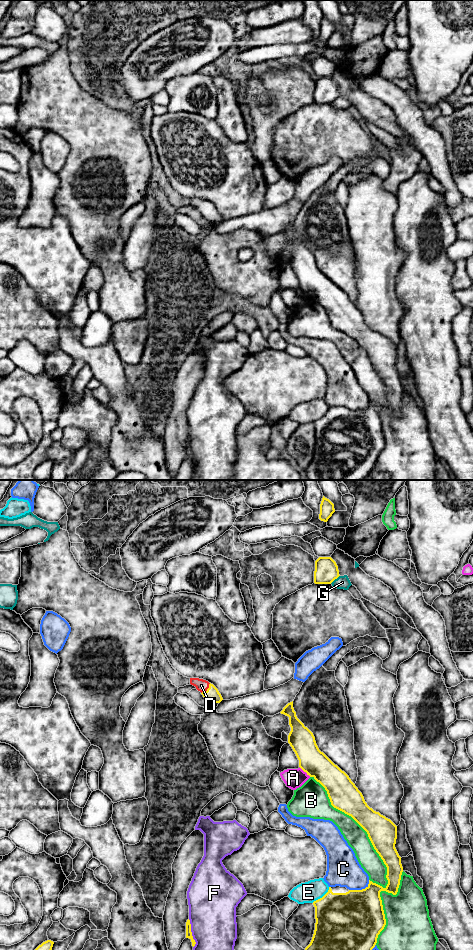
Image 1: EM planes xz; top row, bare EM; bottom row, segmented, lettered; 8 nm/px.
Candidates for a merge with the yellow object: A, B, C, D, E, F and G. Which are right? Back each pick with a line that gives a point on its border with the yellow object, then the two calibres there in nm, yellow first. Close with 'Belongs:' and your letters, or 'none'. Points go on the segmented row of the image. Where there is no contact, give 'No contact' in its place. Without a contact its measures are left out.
D: Touches yellow at xz (207, 689). Thickness 120 nm (yellow) against 100 nm
Belongs: D

